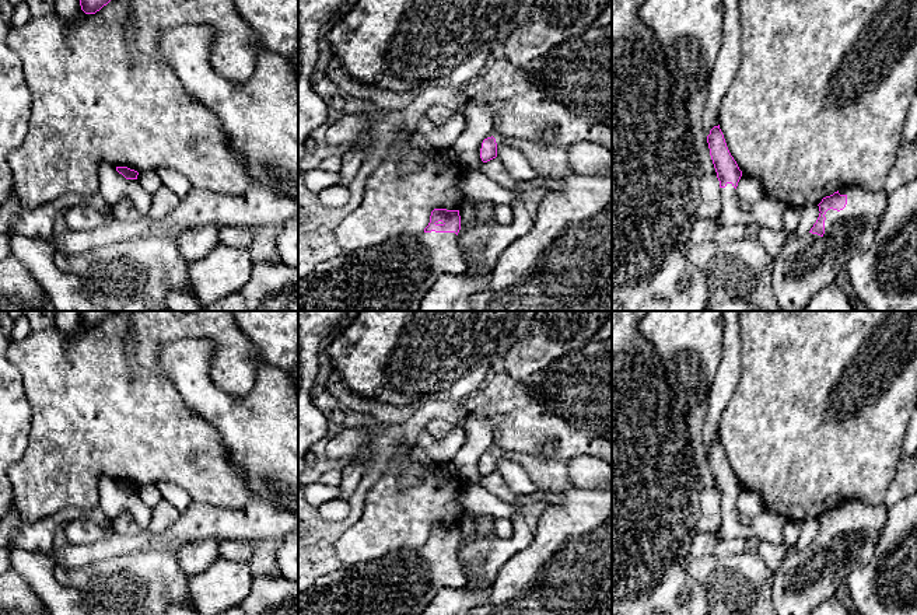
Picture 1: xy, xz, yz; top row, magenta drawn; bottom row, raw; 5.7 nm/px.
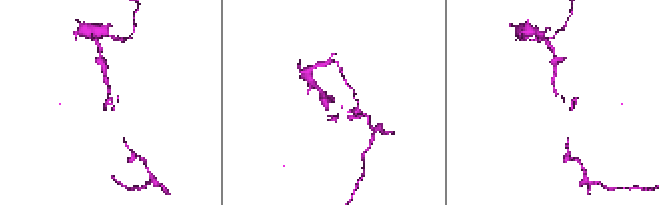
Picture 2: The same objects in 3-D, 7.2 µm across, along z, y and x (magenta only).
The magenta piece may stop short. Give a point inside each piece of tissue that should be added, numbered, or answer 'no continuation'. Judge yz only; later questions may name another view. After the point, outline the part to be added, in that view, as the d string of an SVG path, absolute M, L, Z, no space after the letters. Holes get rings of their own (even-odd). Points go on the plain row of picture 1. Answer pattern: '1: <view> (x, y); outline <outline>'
1: yz (808, 577); outline M844 500L839 507L847 510L847 518L840 525L826 525L822 551L787 549L774 572L771 604L776 615L809 615L819 604L834 600L848 574L872 558L889 507L885 502L865 504L860 500Z

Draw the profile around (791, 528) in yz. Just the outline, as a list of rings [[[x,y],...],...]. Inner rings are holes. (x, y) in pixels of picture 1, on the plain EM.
[[[784,521],[783,538],[787,546],[792,546],[799,537],[801,523],[799,521]]]

